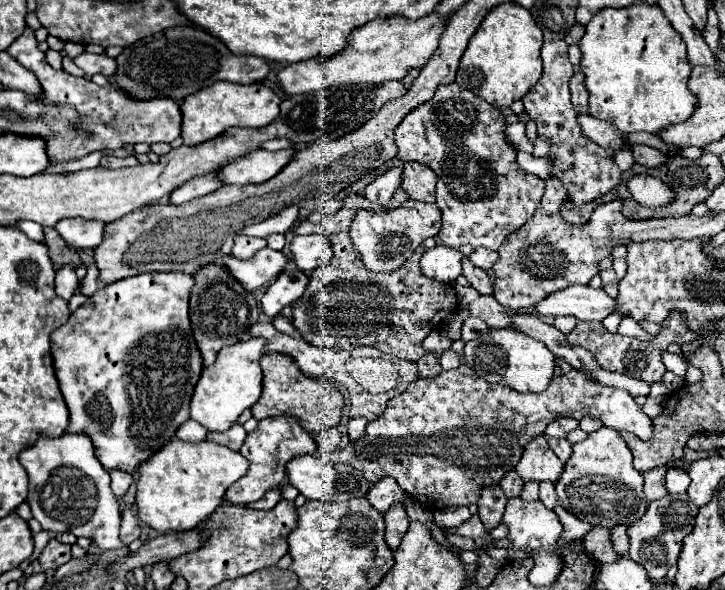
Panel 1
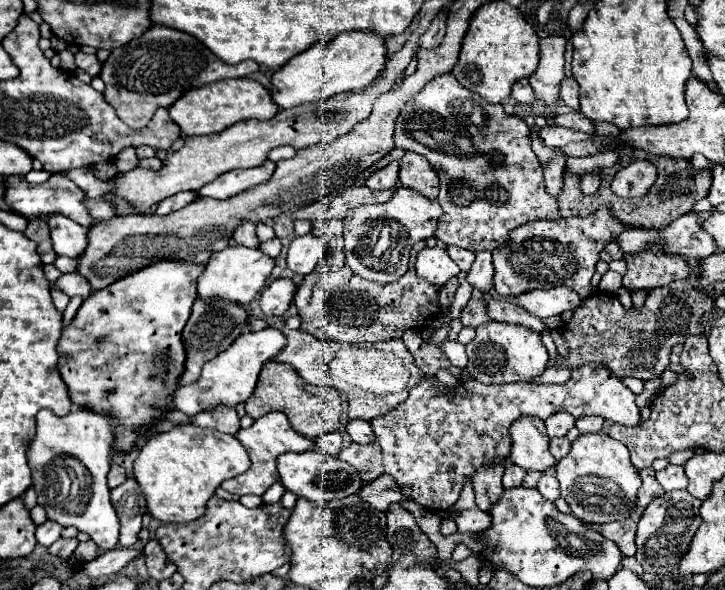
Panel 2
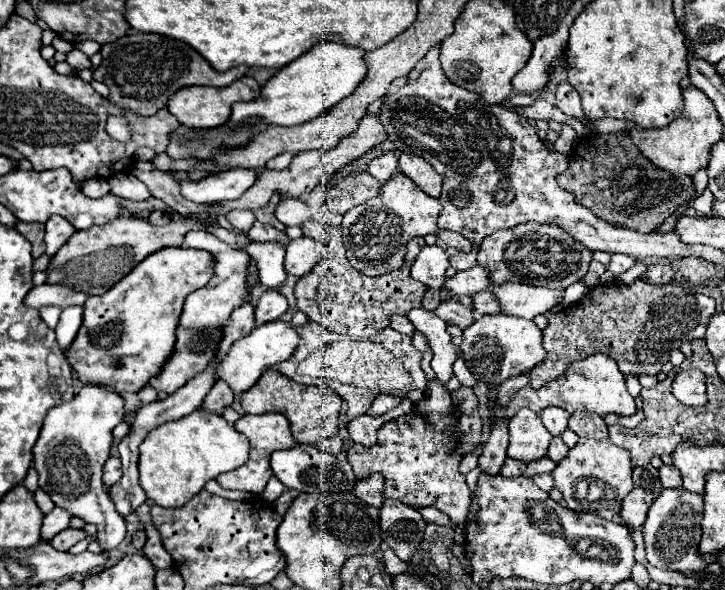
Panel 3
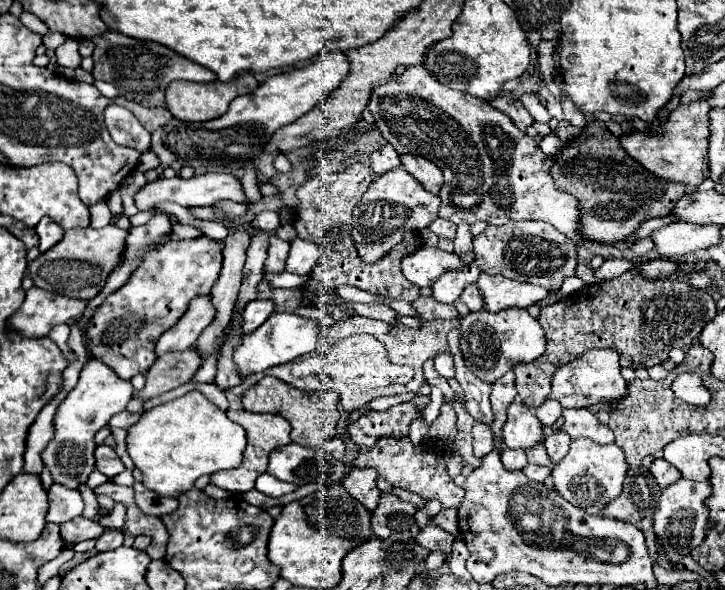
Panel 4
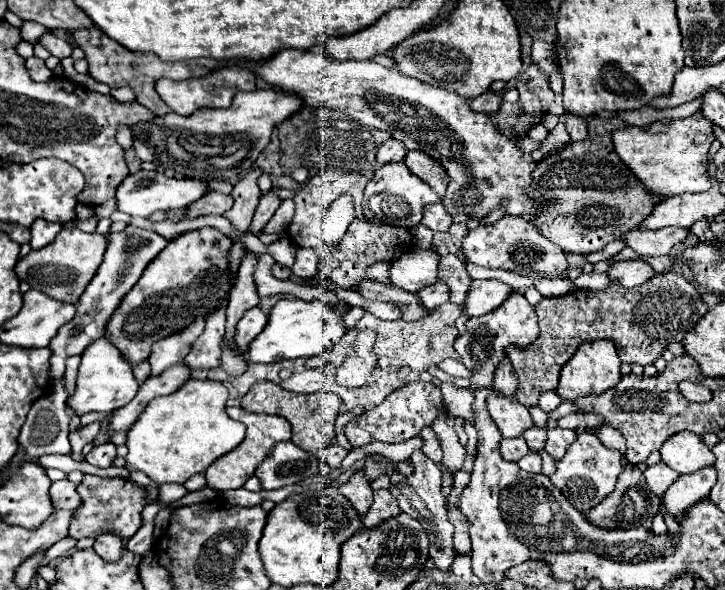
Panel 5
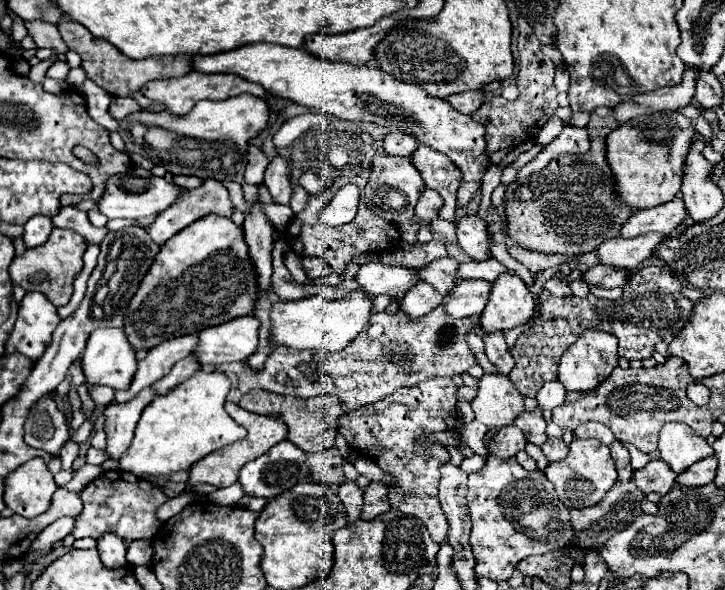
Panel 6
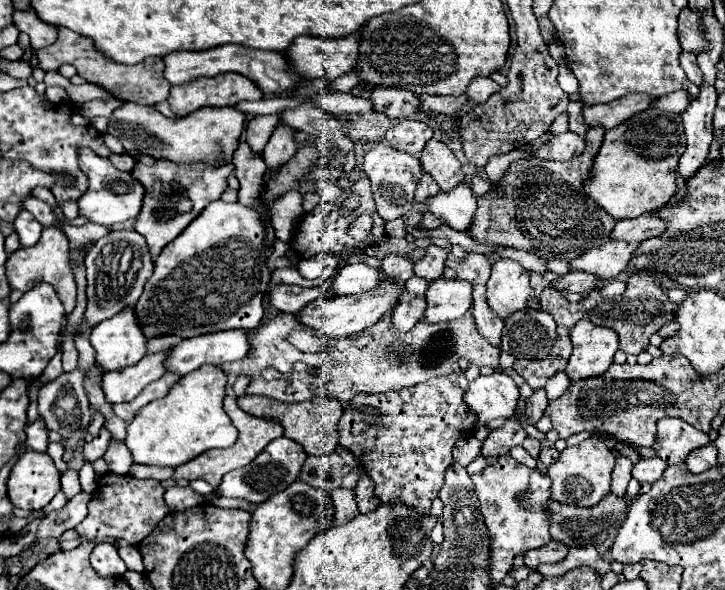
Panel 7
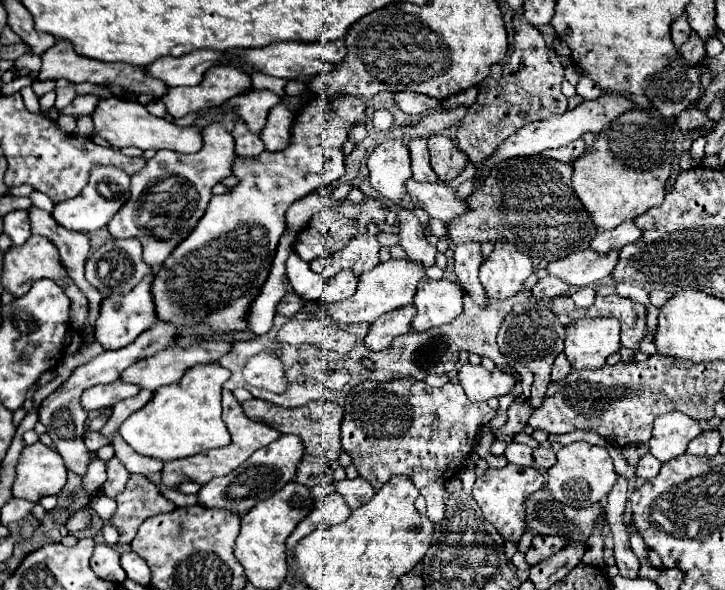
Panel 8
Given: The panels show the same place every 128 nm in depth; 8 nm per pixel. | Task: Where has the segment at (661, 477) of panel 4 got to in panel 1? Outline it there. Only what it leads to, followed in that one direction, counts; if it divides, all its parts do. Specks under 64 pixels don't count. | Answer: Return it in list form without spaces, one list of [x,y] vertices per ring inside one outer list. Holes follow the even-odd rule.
[[[668,468],[666,472],[666,490],[672,494],[684,494],[690,486],[690,476],[682,468]]]

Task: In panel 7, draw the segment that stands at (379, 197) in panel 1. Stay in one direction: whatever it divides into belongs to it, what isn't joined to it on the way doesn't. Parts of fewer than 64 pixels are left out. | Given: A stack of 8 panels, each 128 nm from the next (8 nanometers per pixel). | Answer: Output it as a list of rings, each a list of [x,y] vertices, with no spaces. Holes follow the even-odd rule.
[[[400,120],[386,132],[386,140],[390,146],[404,150],[416,158],[432,136],[434,130],[424,120]]]

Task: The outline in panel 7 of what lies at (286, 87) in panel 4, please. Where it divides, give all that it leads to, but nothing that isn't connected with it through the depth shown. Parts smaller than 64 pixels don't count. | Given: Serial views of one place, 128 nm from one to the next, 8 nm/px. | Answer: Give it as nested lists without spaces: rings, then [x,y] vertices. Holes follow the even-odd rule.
[[[124,102],[118,106],[108,122],[108,134],[116,136],[126,152],[148,154],[154,158],[170,158],[174,162],[230,162],[236,150],[240,132],[244,128],[244,114],[232,106],[224,108],[200,108],[186,118],[170,120],[162,116],[154,106],[142,106]]]

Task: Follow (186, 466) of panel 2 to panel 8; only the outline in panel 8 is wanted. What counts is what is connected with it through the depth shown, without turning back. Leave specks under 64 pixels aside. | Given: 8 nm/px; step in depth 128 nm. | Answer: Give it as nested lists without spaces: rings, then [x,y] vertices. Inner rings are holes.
[[[218,362],[196,364],[186,370],[186,374],[176,382],[162,386],[154,392],[152,400],[136,410],[120,426],[120,436],[138,454],[152,456],[158,460],[188,458],[210,448],[222,448],[230,442],[226,424],[220,418],[220,392],[222,384],[232,376],[232,372]]]

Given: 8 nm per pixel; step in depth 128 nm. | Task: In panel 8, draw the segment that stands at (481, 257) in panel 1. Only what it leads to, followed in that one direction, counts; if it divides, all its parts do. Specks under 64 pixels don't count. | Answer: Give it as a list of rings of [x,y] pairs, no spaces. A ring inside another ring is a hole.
[[[408,304],[404,308],[398,308],[396,312],[388,312],[384,316],[380,316],[380,320],[372,322],[370,324],[370,330],[364,338],[364,344],[368,346],[368,350],[384,350],[388,348],[388,344],[400,336],[400,334],[406,334],[410,330],[410,320],[414,316],[416,308],[414,304]]]

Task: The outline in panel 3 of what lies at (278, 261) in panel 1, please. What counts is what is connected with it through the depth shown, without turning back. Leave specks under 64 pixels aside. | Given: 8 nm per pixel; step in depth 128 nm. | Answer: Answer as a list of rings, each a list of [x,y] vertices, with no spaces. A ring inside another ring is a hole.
[[[204,230],[188,232],[184,242],[186,242],[188,248],[200,248],[200,250],[210,252],[214,256],[214,260],[216,260],[216,270],[214,270],[214,276],[210,278],[210,282],[204,288],[188,294],[182,316],[180,316],[180,322],[178,322],[178,328],[216,330],[216,328],[220,328],[220,326],[224,326],[228,322],[232,310],[238,304],[242,304],[242,300],[244,300],[244,294],[246,294],[244,292],[246,290],[246,266],[248,266],[250,256],[240,252],[240,250],[230,248],[226,242],[222,242],[220,238],[216,238],[210,232],[204,232]]]

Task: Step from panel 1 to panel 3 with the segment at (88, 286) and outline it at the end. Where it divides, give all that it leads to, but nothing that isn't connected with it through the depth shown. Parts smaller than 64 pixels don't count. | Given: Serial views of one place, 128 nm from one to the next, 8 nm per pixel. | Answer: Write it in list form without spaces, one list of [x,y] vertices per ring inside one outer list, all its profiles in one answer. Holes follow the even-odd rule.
[[[42,284],[42,286],[34,286],[26,298],[24,298],[24,306],[28,308],[44,308],[44,306],[58,306],[58,308],[68,308],[68,306],[84,306],[86,302],[86,294],[84,292],[76,292],[72,288],[66,286],[52,286],[52,284]]]

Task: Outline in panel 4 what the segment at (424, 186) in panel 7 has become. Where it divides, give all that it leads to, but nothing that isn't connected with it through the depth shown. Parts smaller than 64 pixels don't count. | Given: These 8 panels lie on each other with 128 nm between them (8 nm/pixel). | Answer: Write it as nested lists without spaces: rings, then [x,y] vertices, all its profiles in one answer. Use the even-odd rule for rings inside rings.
[[[436,218],[432,220],[432,226],[428,226],[436,236],[446,236],[446,238],[454,238],[456,234],[456,224],[452,224],[450,220],[444,218]]]

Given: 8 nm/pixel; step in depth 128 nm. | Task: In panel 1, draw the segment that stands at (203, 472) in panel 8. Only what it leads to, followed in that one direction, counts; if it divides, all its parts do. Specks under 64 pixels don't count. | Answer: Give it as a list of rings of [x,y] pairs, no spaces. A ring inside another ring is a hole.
[[[276,416],[276,418],[260,420],[256,430],[248,432],[240,452],[248,458],[250,468],[244,478],[234,482],[226,490],[226,498],[232,504],[250,504],[250,502],[260,500],[268,490],[278,488],[282,480],[286,478],[286,470],[284,470],[286,462],[298,454],[314,454],[316,442],[314,442],[314,436],[308,434],[304,428],[300,428],[300,424],[296,424],[292,416]]]

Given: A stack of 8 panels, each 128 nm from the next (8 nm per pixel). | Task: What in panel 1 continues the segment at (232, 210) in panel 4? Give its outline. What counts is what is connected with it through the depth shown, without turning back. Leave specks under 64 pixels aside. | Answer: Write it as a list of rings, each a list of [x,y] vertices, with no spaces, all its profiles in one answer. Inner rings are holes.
[[[240,234],[240,236],[236,236],[236,240],[234,240],[232,254],[238,256],[238,258],[242,258],[242,260],[246,260],[246,258],[250,258],[254,252],[258,252],[258,250],[264,248],[264,246],[266,246],[266,240],[264,240],[264,238],[254,238],[254,236],[244,236],[244,234]]]

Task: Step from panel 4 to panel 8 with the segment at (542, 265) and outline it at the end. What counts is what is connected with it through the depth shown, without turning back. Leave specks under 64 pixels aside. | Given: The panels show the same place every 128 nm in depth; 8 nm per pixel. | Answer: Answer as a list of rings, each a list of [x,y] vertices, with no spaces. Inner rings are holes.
[[[410,178],[406,190],[416,208],[422,208],[430,218],[438,218],[442,222],[450,222],[468,210],[466,202],[454,196],[454,188],[446,188],[442,184],[420,184]]]

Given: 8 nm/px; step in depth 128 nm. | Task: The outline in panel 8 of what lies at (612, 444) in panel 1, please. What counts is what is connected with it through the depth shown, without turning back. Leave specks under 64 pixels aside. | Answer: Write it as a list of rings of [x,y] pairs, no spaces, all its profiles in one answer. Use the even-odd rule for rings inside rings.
[[[572,442],[568,446],[562,446],[562,450],[556,456],[558,460],[548,470],[546,486],[552,492],[552,496],[566,506],[584,508],[602,502],[618,478],[614,472],[612,458],[604,446],[594,446],[588,442]]]

